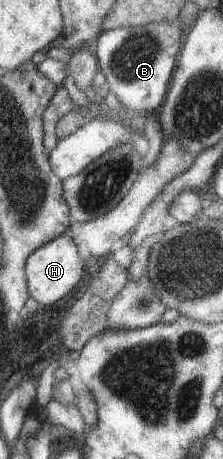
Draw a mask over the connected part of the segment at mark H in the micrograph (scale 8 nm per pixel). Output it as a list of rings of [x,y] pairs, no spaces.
[[[60,236],[49,244],[38,248],[28,258],[26,271],[32,298],[40,305],[55,304],[59,298],[69,294],[83,278],[85,274],[85,262],[83,262],[75,240],[69,236]]]

